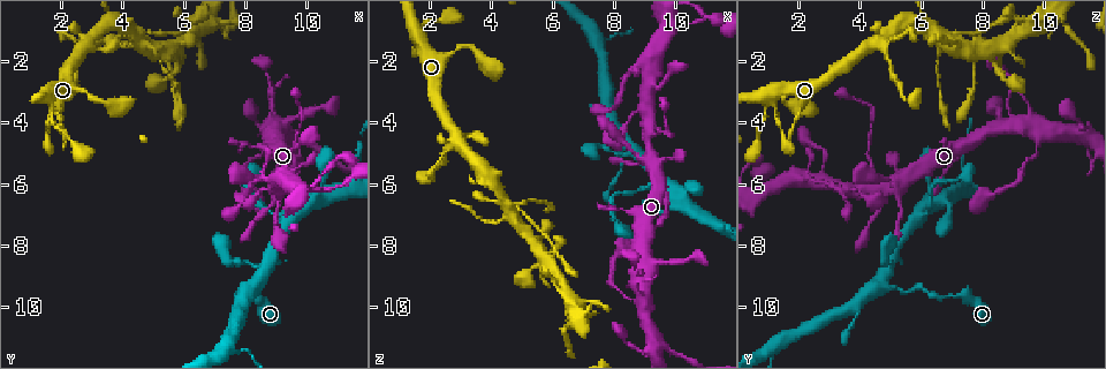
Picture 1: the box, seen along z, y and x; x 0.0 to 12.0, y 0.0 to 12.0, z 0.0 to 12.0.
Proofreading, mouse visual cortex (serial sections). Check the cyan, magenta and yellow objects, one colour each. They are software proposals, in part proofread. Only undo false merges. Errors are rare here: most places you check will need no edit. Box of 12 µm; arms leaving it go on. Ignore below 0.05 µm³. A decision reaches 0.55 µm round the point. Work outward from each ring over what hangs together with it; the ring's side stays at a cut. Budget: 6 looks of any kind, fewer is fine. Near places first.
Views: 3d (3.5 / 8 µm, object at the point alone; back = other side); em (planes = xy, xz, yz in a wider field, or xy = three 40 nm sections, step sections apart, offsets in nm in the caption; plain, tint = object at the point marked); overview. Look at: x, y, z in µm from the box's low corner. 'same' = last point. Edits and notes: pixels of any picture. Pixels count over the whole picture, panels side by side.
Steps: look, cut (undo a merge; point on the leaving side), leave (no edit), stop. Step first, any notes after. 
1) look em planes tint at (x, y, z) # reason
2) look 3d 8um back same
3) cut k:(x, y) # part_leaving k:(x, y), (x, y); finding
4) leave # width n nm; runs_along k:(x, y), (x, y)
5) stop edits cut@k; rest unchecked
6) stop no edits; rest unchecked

look 3d 3.5um at (9.3, 5.4, 4.3)

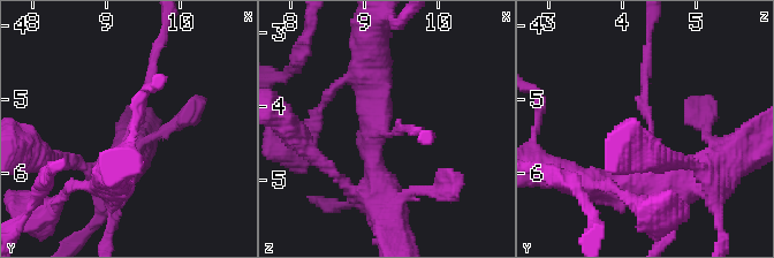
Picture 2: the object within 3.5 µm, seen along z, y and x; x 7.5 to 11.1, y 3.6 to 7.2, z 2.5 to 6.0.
look em xy step 3 plain at (9.35, 5.35, 4.35) # arm_widths 150, 300 nm; need the tissue

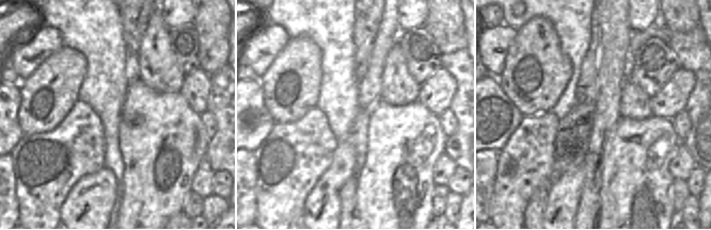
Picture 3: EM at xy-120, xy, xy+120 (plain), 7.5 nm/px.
look em xy step 3 tint same

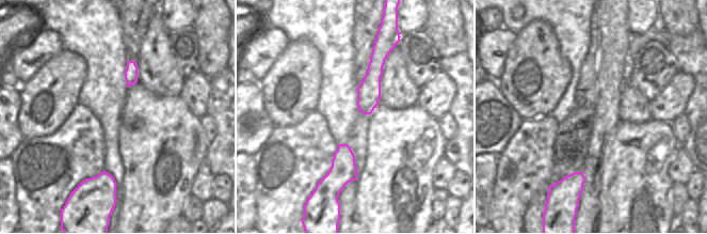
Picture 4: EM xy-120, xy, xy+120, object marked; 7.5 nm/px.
leave # runs_along 2:(118, 174), (156, 54); one cell here

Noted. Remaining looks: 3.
look 3d 8um at (4.6, 1.4, 6.8) # sudden change in width

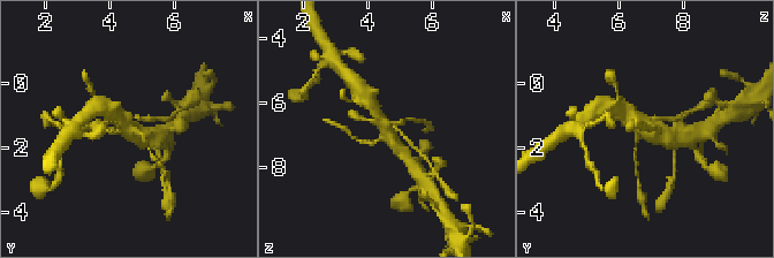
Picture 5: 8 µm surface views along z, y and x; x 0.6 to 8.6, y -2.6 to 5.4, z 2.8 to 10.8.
look em xy step 2 tint at (4.6, 1.4, 6.9)

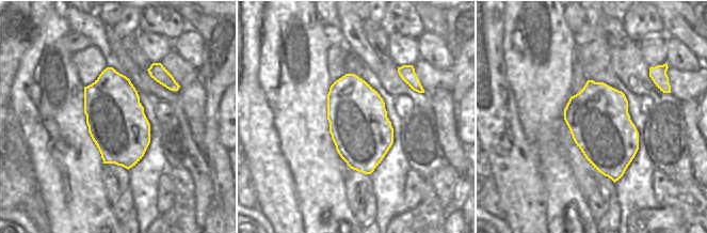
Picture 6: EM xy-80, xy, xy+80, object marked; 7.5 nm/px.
leave # runs_along 5:(373, 105), (387, 135), (404, 154); one cell here

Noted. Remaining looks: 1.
stop no edits; rest unchecked

